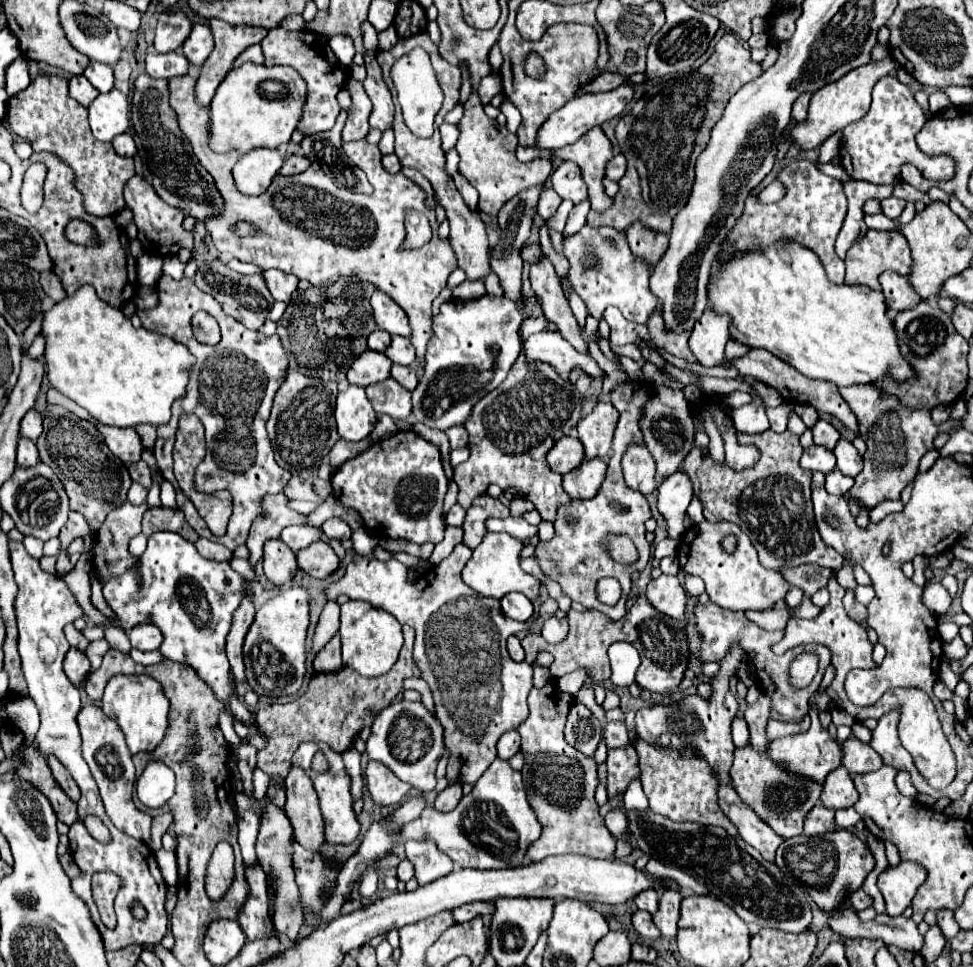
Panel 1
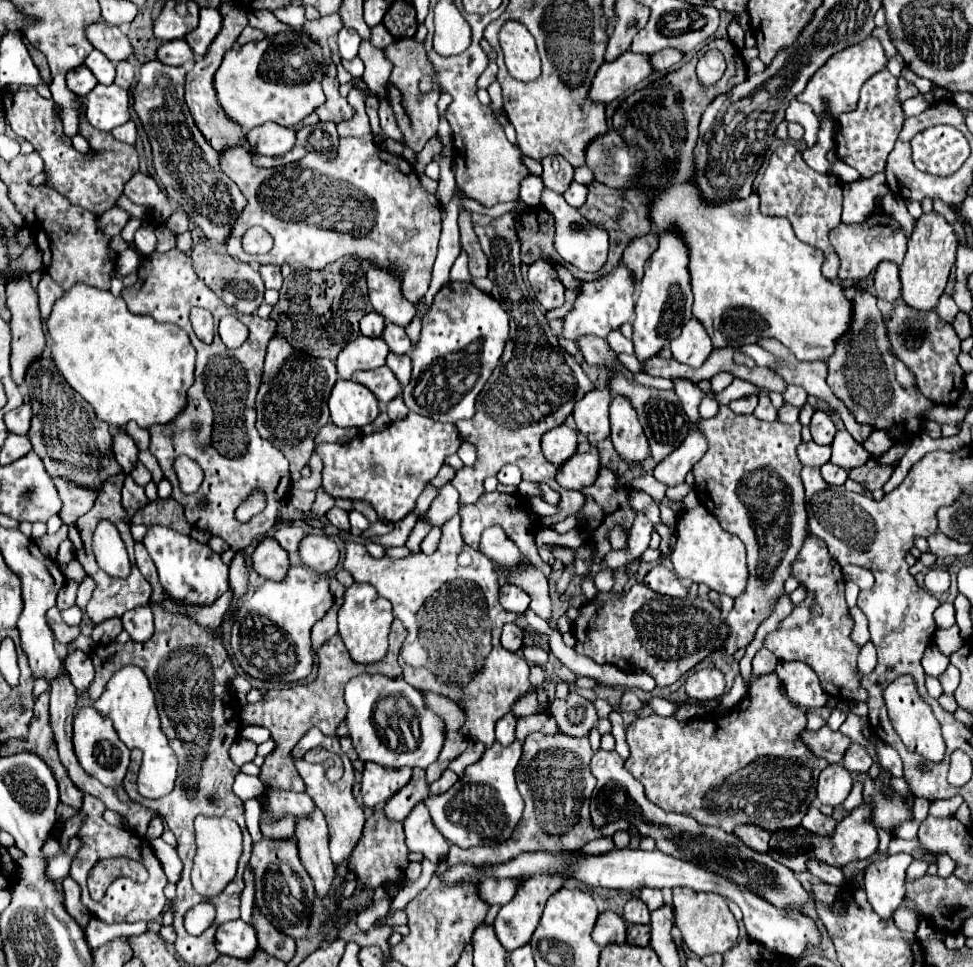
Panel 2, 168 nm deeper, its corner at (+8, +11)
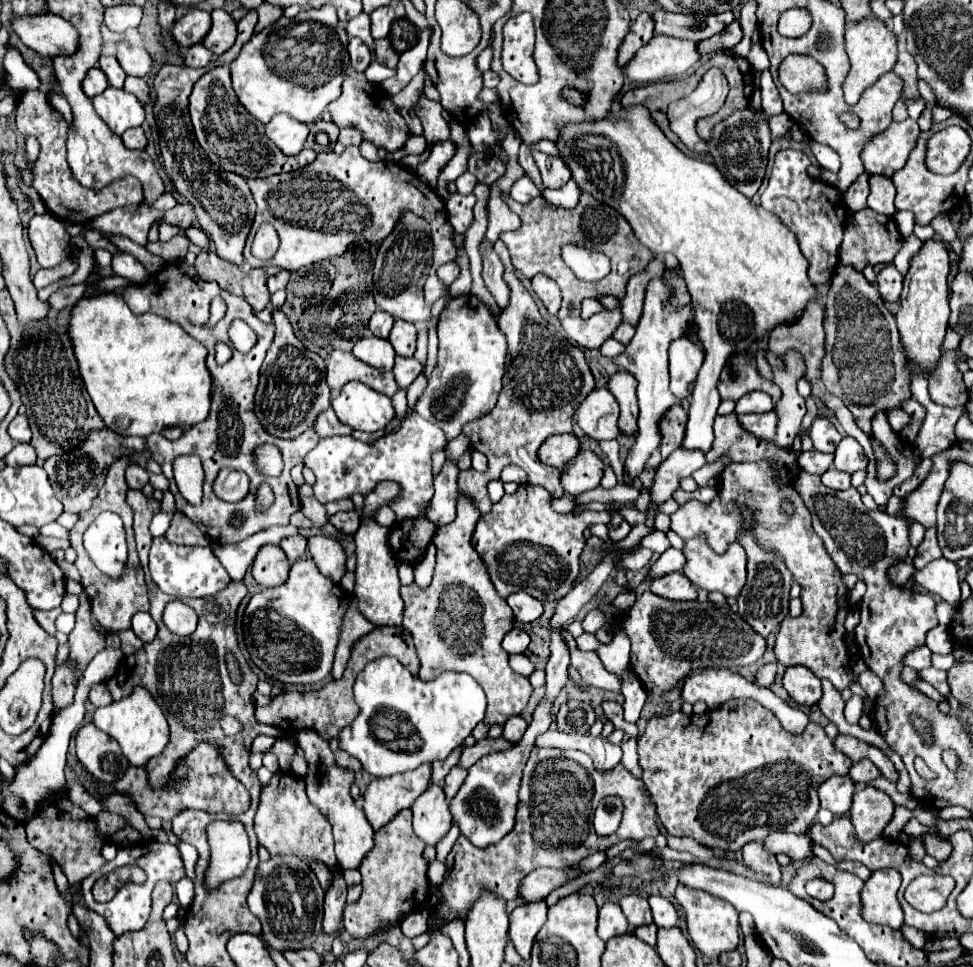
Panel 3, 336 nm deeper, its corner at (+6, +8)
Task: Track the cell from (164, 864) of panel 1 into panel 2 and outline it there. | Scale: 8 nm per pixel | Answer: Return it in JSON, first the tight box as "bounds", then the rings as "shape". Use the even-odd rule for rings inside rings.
{"bounds":[150,838,182,884],"shape":[[[154,838],[154,840],[150,840],[150,842],[152,842],[152,846],[154,846],[154,852],[158,854],[158,858],[162,858],[162,862],[164,862],[164,866],[166,866],[166,876],[168,876],[168,880],[170,880],[172,884],[176,884],[176,882],[182,878],[182,862],[180,862],[176,850],[174,850],[170,844],[166,844],[162,838]]]}

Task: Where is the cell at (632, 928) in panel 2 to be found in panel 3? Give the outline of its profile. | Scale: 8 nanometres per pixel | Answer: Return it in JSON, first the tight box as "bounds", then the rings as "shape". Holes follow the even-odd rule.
{"bounds":[632,923,656,947],"shape":[[[652,923],[652,925],[642,925],[640,929],[634,929],[632,933],[638,937],[638,939],[642,939],[644,943],[648,943],[650,947],[654,947],[656,945],[656,925]]]}

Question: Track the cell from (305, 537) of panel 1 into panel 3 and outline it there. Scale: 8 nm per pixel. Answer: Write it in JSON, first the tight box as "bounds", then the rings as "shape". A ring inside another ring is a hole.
{"bounds":[280,535,306,563],"shape":[[[292,535],[292,537],[284,537],[280,541],[280,547],[282,551],[286,553],[288,561],[294,563],[304,551],[306,551],[306,537],[304,535]]]}

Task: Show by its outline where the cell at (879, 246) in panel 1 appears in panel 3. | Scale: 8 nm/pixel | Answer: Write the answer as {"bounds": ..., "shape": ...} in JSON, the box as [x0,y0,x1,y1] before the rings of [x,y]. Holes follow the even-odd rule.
{"bounds":[840,209,902,271],"shape":[[[864,209],[856,215],[852,215],[852,221],[844,229],[844,239],[840,245],[840,265],[852,265],[856,271],[864,271],[866,265],[880,265],[880,263],[892,263],[896,253],[902,249],[902,235],[888,227],[892,225],[892,217],[884,217],[874,213],[872,209]]]}

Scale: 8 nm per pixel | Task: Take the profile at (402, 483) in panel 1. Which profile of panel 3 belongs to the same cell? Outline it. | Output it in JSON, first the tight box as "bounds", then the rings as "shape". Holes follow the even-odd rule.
{"bounds":[304,413,448,521],"shape":[[[416,413],[404,417],[402,427],[396,433],[388,433],[374,443],[362,443],[354,437],[328,437],[320,439],[318,445],[304,457],[304,465],[316,475],[314,495],[320,503],[352,497],[360,493],[366,497],[376,489],[380,481],[396,481],[400,485],[400,497],[392,501],[392,511],[398,521],[408,517],[420,517],[422,507],[434,495],[432,487],[432,453],[438,447],[446,447],[448,439],[444,431],[434,423],[422,419]]]}

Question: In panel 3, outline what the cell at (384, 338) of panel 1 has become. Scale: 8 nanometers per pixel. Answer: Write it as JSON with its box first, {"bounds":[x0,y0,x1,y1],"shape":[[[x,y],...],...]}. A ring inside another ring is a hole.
{"bounds":[368,311,394,339],"shape":[[[376,311],[376,313],[370,317],[368,327],[370,327],[372,335],[386,339],[388,333],[390,333],[390,329],[392,329],[392,323],[394,323],[394,319],[392,319],[388,313],[384,313],[384,311]]]}

